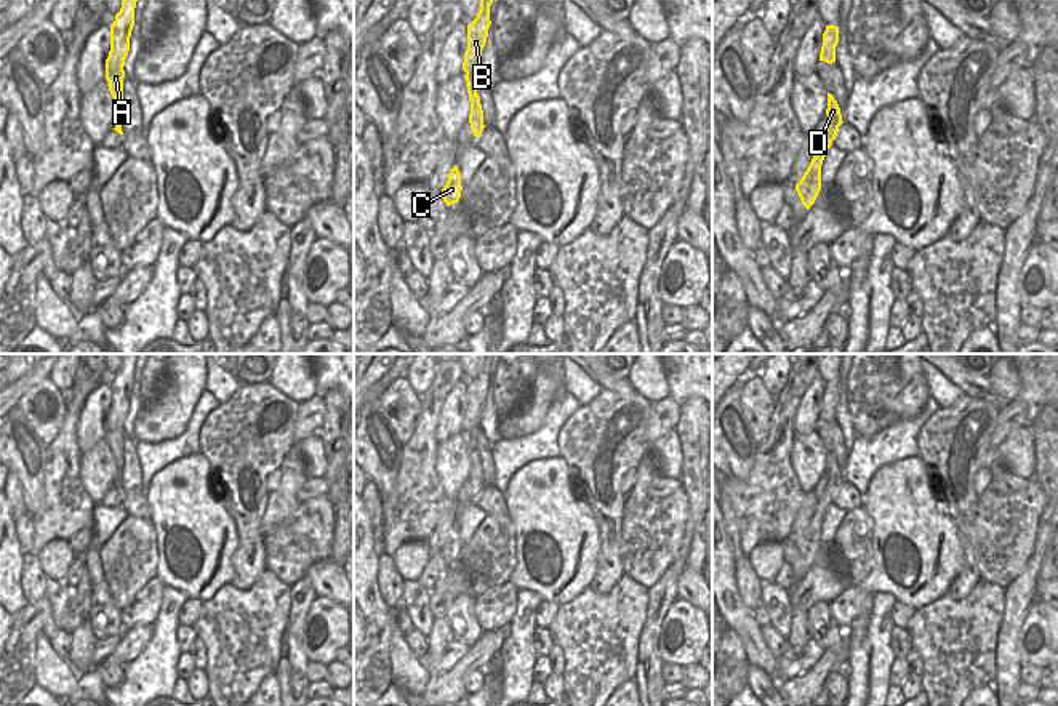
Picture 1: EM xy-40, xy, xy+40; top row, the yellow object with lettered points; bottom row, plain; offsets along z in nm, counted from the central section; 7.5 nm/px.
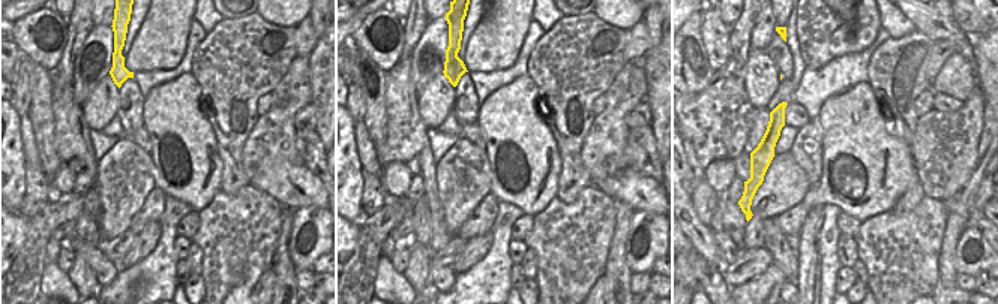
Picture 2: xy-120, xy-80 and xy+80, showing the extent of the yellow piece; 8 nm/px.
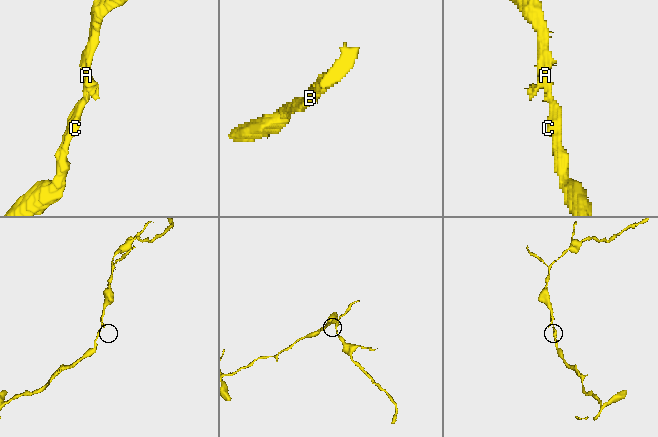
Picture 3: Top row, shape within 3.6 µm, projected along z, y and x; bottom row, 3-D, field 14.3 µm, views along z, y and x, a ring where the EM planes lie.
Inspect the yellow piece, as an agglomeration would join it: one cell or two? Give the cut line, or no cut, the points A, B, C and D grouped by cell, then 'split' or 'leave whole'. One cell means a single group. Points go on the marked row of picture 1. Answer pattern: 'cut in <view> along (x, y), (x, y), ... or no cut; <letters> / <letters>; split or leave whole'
no cut; A B C D; leave whole

